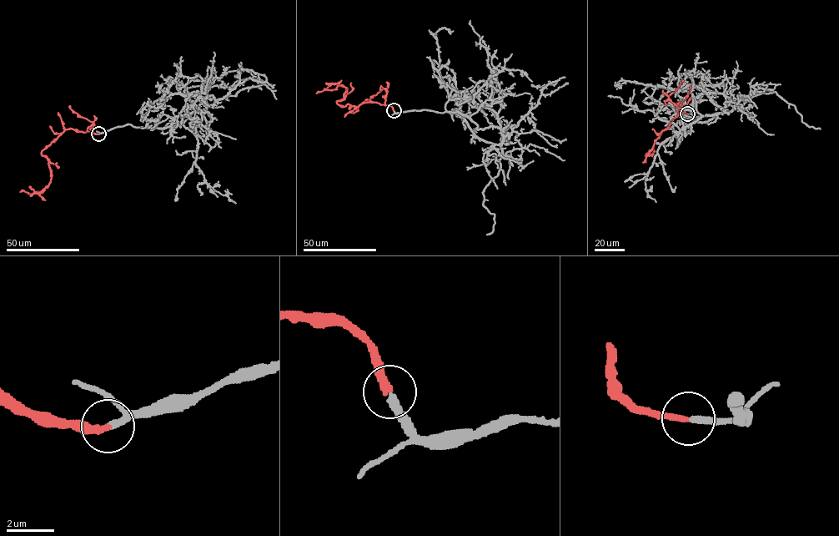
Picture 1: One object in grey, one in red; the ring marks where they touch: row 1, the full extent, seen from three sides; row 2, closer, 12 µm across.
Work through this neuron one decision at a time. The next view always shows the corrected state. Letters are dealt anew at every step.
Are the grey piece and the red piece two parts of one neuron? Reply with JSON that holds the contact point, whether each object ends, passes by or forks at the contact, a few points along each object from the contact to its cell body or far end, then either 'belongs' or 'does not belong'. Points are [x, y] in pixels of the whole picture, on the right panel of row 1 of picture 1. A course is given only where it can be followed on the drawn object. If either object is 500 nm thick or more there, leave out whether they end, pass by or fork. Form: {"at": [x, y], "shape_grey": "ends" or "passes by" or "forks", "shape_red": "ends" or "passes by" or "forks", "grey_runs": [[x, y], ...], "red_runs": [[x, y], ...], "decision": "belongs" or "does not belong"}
{"at": [687, 113], "shape_grey": "ends", "shape_red": "ends", "grey_runs": [[687, 113], [690, 110], [695, 120], [706, 122], [755, 95], [775, 92], [794, 105], [801, 121], [820, 129]], "red_runs": [[687, 113], [679, 107], [679, 102], [682, 105], [678, 115], [648, 154], [655, 151]], "decision": "belongs"}

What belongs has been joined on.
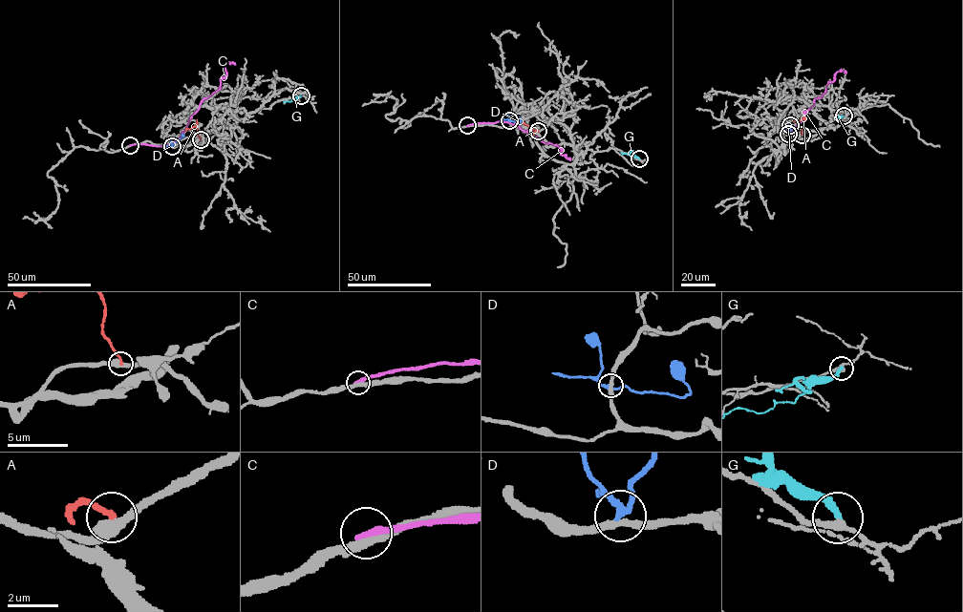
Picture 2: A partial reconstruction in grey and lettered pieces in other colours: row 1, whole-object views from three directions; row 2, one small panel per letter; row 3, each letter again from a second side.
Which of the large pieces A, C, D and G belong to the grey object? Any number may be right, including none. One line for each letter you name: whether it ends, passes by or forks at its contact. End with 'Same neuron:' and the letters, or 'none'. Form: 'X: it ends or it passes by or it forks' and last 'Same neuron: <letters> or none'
Same neuron: none

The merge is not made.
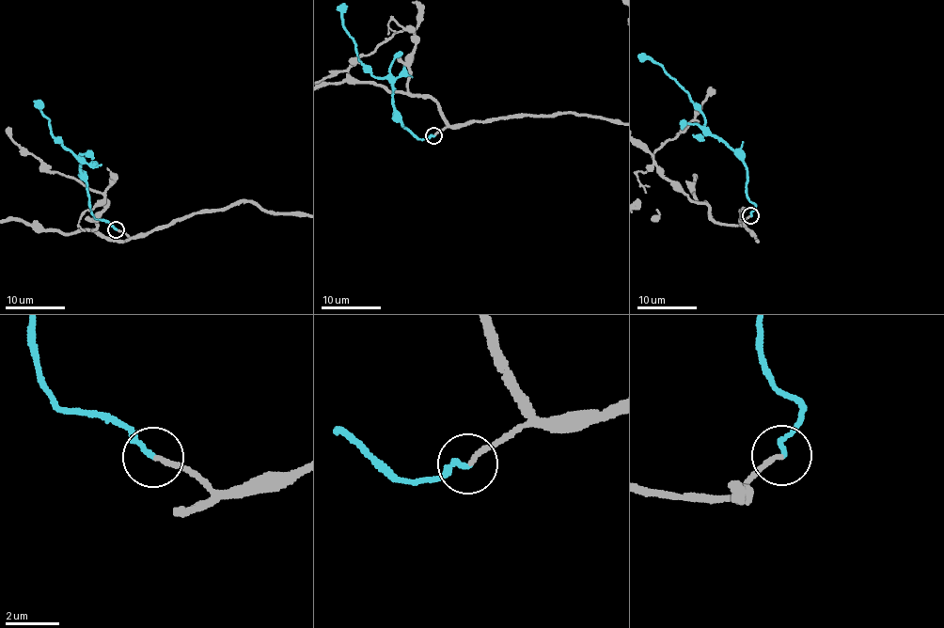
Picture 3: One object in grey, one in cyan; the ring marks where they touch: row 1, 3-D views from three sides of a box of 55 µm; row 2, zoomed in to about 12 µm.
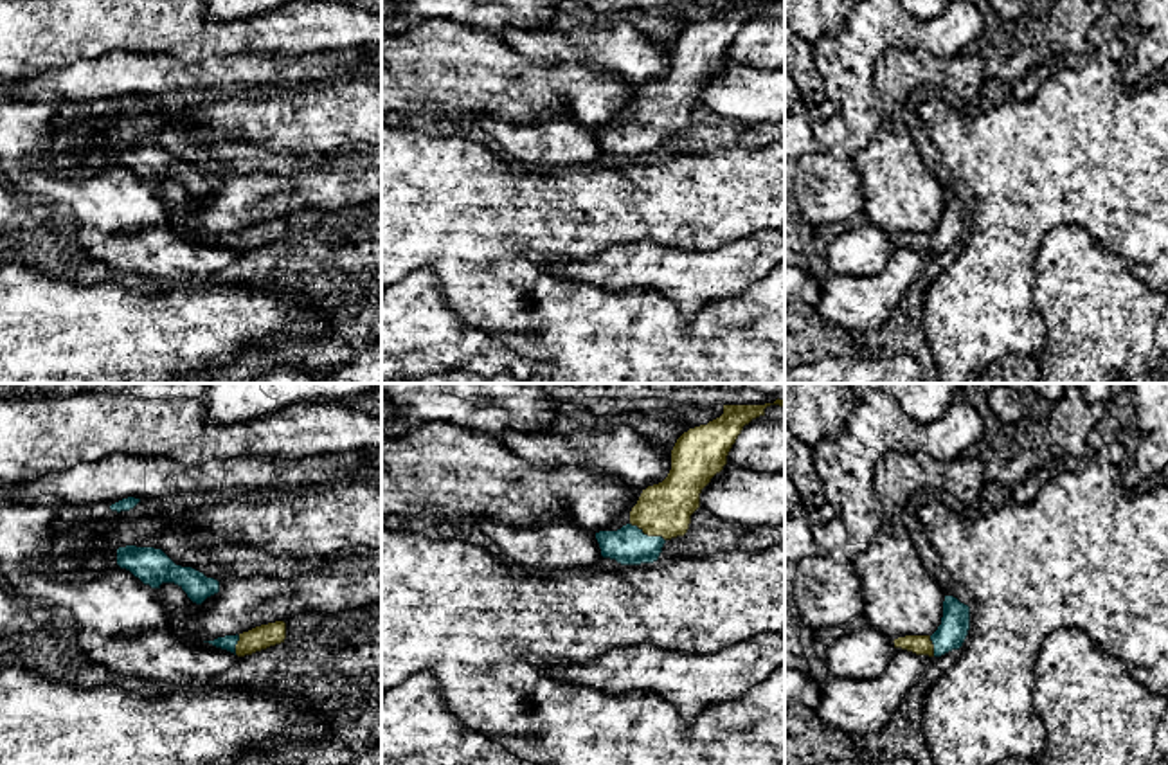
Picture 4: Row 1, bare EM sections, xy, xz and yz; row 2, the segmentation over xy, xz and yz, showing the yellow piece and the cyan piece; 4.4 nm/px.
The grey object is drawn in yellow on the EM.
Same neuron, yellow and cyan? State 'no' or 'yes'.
yes

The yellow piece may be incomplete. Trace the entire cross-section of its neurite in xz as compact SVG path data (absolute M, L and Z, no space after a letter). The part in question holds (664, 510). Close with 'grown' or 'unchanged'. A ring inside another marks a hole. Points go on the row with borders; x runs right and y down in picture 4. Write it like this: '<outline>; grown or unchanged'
M776 400L774 403L765 403L765 405L723 405L723 414L713 421L709 421L707 425L700 425L700 427L695 427L695 428L689 428L687 432L684 432L673 450L671 450L671 470L668 473L668 477L659 482L659 484L653 484L653 486L648 486L646 490L642 490L637 504L632 508L630 511L630 522L626 526L623 526L621 529L617 531L599 531L596 533L596 540L599 544L599 549L601 549L601 556L603 558L610 558L610 560L615 560L617 563L621 565L641 565L641 563L653 563L659 560L660 553L662 553L662 547L668 540L671 538L677 538L677 536L684 536L689 529L689 524L691 524L691 515L700 508L700 493L702 490L711 482L711 479L720 473L723 470L723 466L727 464L727 455L732 448L732 445L736 443L738 436L741 434L743 427L749 425L752 419L759 418L759 416L765 416L765 409L770 407L770 405L779 405L785 409L785 400Z; grown

